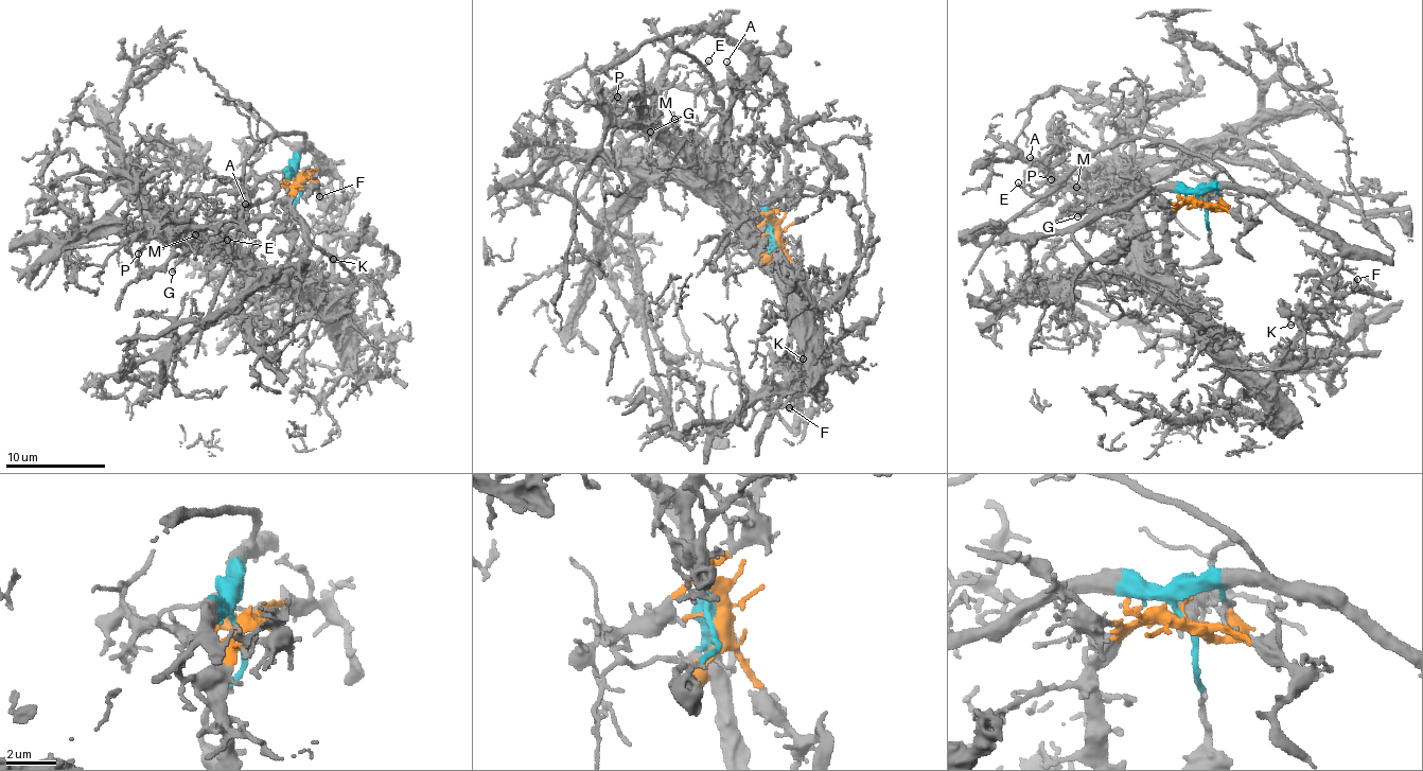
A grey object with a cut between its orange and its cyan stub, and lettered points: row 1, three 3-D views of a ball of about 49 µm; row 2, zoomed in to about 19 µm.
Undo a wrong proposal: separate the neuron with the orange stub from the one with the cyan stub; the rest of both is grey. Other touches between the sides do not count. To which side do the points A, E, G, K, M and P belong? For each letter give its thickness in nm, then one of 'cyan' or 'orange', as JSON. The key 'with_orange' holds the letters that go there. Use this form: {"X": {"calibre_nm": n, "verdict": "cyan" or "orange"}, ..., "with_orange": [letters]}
{"A": {"calibre_nm": 160, "verdict": "orange"}, "E": {"calibre_nm": 80, "verdict": "cyan"}, "G": {"calibre_nm": 150, "verdict": "orange"}, "K": {"calibre_nm": 120, "verdict": "cyan"}, "M": {"calibre_nm": 120, "verdict": "orange"}, "P": {"calibre_nm": 70, "verdict": "orange"}, "with_orange": ["A", "G", "M", "P"]}

